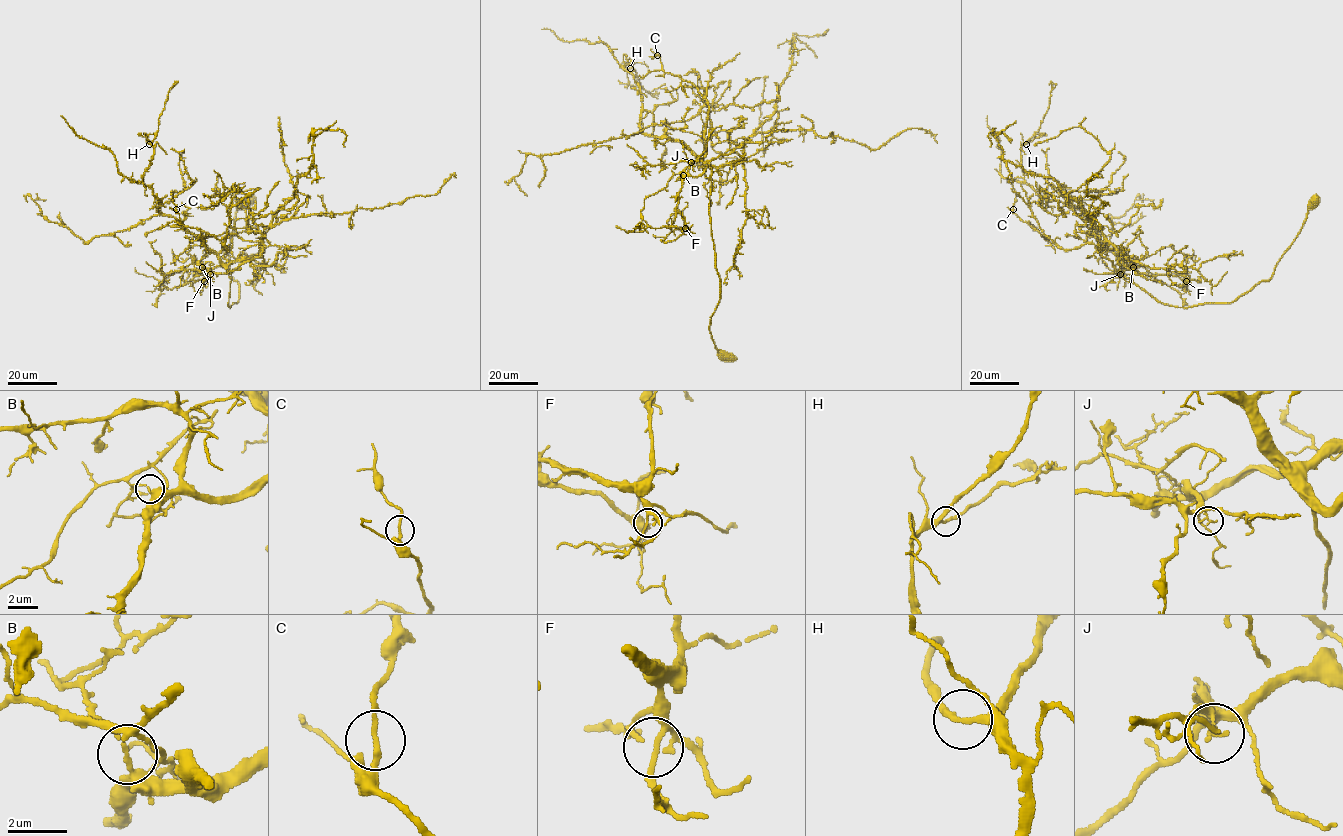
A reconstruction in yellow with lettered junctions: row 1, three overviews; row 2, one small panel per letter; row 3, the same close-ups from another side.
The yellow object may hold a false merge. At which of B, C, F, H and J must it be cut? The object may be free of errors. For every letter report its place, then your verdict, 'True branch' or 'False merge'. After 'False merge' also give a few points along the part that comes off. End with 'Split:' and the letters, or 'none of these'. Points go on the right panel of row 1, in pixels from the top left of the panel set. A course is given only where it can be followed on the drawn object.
B: Place: (1133, 267). False merge. Course of the part to remove: (1133, 267), (1134, 263), (1143, 266), (1157, 280), (1176, 290), (1186, 303)
C: Place: (1013, 209). True branch
F: Place: (1186, 281). True branch
H: Place: (1026, 144). True branch
J: Place: (1120, 274). True branch
Split: B

